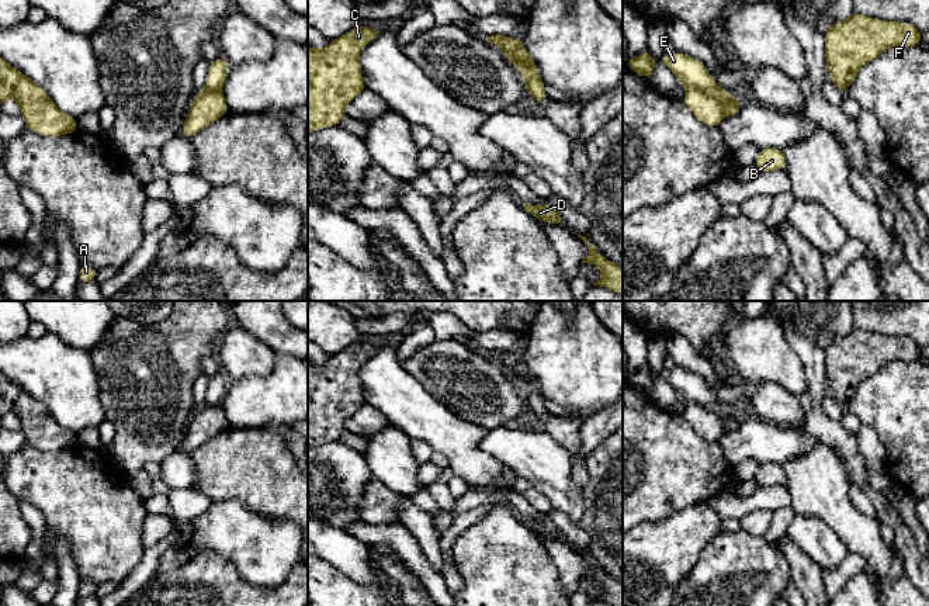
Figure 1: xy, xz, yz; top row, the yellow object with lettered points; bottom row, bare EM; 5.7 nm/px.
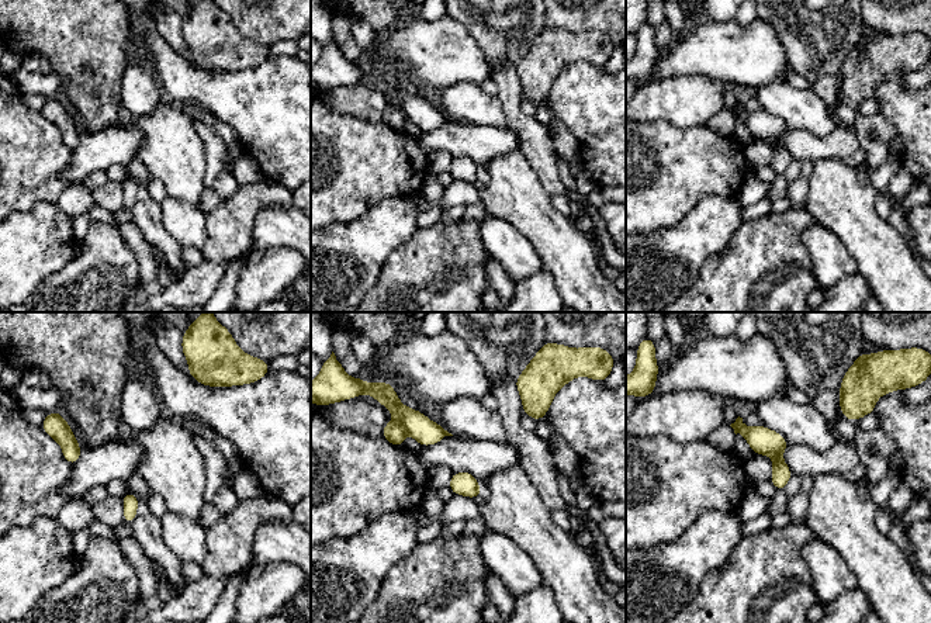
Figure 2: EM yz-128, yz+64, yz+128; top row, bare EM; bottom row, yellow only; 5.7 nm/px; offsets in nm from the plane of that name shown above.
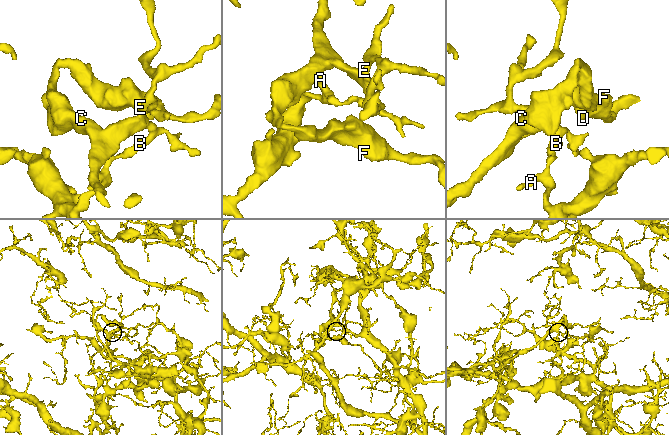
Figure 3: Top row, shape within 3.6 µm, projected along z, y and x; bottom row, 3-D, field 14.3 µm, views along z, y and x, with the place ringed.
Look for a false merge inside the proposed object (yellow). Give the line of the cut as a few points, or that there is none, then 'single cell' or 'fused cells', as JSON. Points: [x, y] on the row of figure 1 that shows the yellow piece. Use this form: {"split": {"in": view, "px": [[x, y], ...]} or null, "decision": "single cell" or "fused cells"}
{"split": {"in": "yz", "px": [[686, 85], [711, 93], [718, 100], [724, 114]]}, "decision": "fused cells"}

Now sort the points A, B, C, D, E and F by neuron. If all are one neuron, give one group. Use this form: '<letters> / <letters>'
A B E / C D F

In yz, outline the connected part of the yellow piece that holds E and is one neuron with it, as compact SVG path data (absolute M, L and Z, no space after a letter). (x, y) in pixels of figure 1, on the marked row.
M675 52L670 55L662 53L661 62L666 65L684 86L697 87L714 94L722 105L724 115L736 115L741 112L743 104L735 101L731 91L715 86L713 76L706 70L700 59Z

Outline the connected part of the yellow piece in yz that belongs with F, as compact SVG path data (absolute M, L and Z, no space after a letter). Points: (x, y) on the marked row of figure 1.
M853 13L824 35L829 79L846 93L856 73L890 46L921 45L922 34L909 22L881 21Z

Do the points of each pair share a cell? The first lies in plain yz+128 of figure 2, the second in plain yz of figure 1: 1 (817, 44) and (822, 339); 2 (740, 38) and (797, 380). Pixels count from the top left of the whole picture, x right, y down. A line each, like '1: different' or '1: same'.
1: same
2: same

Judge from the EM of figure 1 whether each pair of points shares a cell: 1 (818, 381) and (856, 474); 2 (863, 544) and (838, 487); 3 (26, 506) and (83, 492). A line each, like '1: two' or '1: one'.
1: one
2: one
3: two

